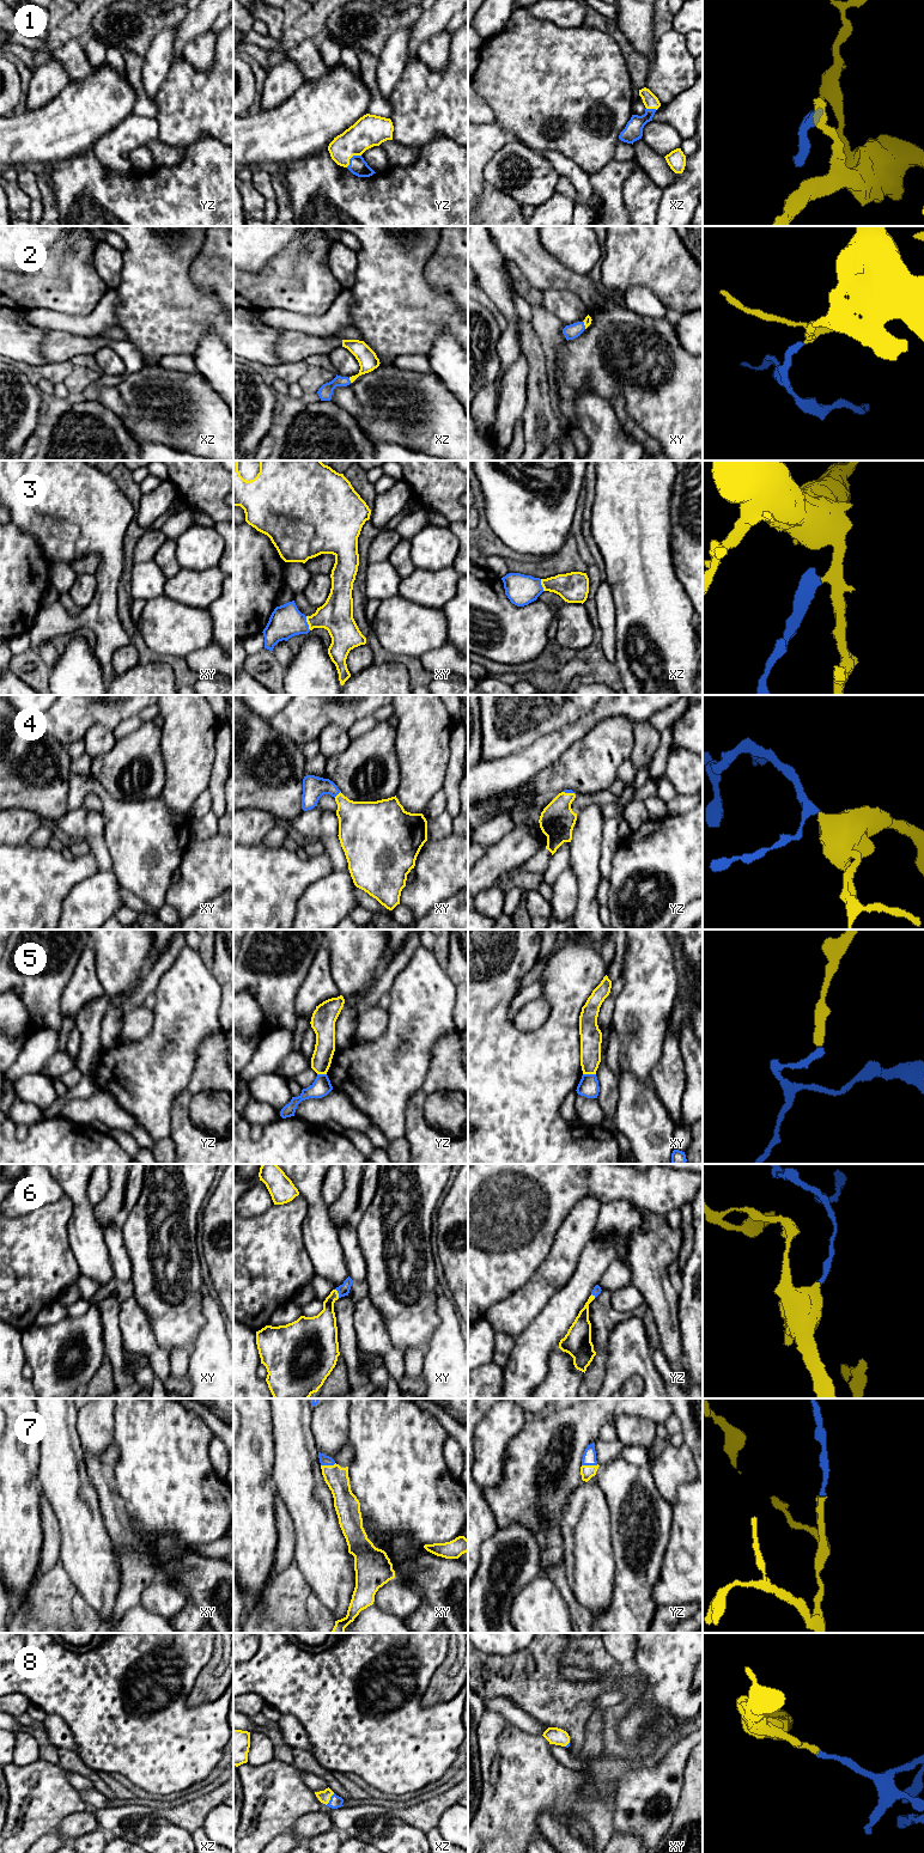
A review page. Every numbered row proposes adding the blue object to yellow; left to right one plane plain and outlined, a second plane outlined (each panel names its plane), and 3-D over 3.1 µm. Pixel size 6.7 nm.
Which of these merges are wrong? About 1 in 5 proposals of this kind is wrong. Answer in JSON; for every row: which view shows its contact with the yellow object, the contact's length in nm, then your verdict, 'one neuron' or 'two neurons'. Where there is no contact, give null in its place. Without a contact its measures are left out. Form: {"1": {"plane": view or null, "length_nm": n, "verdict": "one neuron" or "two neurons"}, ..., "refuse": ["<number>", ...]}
{"1": {"plane": "yz", "length_nm": 130, "verdict": "one neuron"}, "2": {"plane": "xz", "length_nm": 40, "verdict": "one neuron"}, "3": {"plane": "xy", "length_nm": 100, "verdict": "one neuron"}, "4": {"plane": "xy", "length_nm": 60, "verdict": "one neuron"}, "5": {"plane": "xy", "length_nm": 90, "verdict": "two neurons"}, "6": {"plane": "xy", "length_nm": 70, "verdict": "one neuron"}, "7": {"plane": "yz", "length_nm": 110, "verdict": "one neuron"}, "8": {"plane": "xz", "length_nm": 100, "verdict": "one neuron"}, "refuse": ["5"]}

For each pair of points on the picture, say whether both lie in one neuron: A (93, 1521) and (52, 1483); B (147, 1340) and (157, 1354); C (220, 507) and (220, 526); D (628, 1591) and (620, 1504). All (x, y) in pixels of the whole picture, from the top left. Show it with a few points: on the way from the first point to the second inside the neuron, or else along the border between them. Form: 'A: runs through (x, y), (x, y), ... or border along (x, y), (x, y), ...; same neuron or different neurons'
A: runs through (83, 1510), (62, 1489); same neuron
B: runs through (147, 1343), (153, 1351); same neuron
C: border along (217, 520), (220, 522); different neurons
D: runs through (628, 1570), (628, 1525); same neuron

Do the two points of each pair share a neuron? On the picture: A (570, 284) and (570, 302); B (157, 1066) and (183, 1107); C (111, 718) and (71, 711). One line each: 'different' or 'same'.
A: different
B: different
C: same

